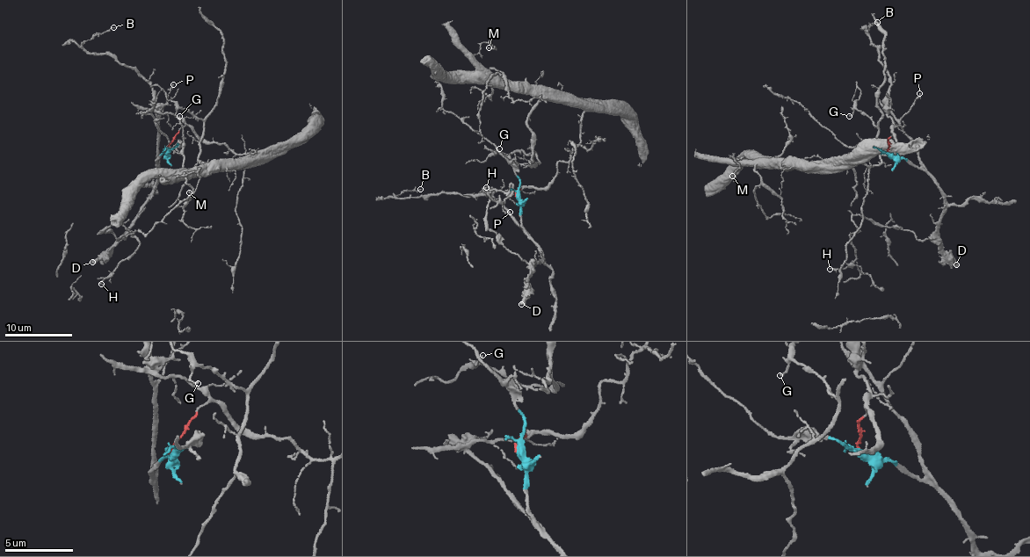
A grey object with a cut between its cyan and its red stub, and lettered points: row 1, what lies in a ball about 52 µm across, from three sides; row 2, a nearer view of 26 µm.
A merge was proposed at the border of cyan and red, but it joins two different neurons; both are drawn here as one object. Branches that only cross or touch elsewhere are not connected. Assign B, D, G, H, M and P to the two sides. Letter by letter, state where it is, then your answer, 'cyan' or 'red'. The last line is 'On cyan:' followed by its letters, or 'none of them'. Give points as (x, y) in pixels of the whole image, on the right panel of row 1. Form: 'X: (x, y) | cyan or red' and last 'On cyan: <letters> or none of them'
B: (877, 22) | cyan
D: (956, 264) | cyan
G: (849, 116) | red
H: (830, 269) | cyan
M: (732, 176) | red
P: (919, 93) | cyan
On cyan: B, D, H, P

